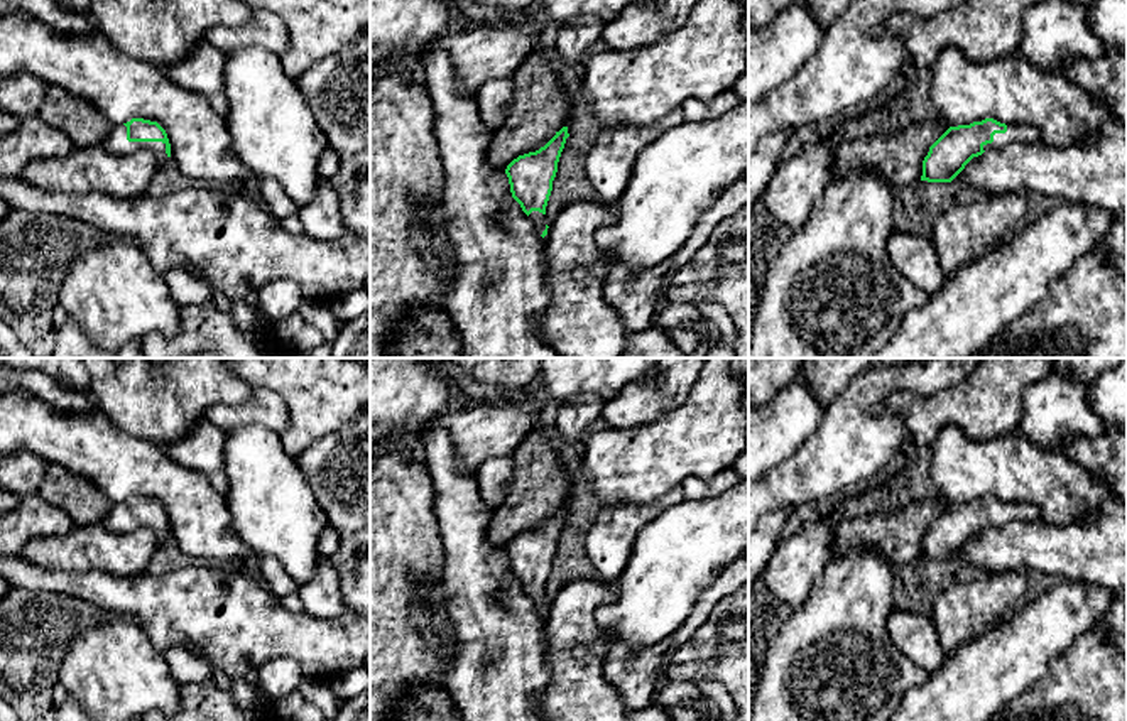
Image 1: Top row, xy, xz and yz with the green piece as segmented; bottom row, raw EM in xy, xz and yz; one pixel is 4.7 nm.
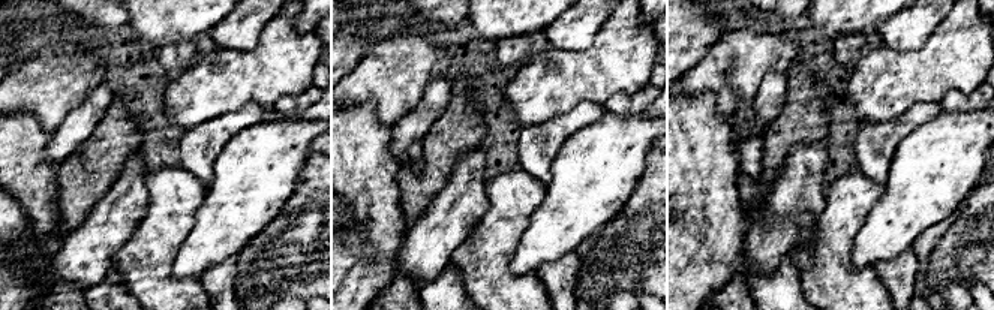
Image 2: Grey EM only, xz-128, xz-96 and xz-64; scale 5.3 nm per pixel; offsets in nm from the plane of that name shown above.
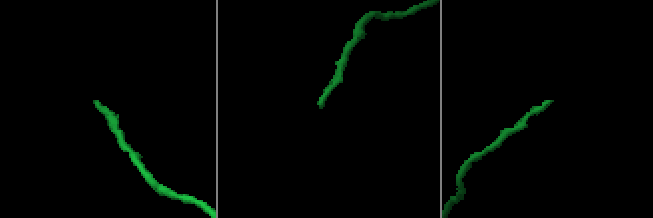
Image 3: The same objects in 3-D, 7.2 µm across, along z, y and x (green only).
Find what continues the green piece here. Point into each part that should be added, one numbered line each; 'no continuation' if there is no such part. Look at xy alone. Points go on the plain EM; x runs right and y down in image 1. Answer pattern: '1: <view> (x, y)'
1: xy (115, 520)

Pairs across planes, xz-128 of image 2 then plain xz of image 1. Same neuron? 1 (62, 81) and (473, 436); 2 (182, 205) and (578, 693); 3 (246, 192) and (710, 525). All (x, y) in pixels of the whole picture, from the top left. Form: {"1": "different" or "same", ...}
{"1": "same", "2": "same", "3": "same"}

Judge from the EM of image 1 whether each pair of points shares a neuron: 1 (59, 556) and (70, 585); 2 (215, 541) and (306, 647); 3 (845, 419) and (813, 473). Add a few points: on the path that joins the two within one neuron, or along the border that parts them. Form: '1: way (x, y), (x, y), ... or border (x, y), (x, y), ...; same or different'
1: border (26, 561), (36, 566), (75, 573), (105, 571); different
2: border (193, 561), (227, 566); different
3: way (845, 433), (845, 441), (827, 460); same

